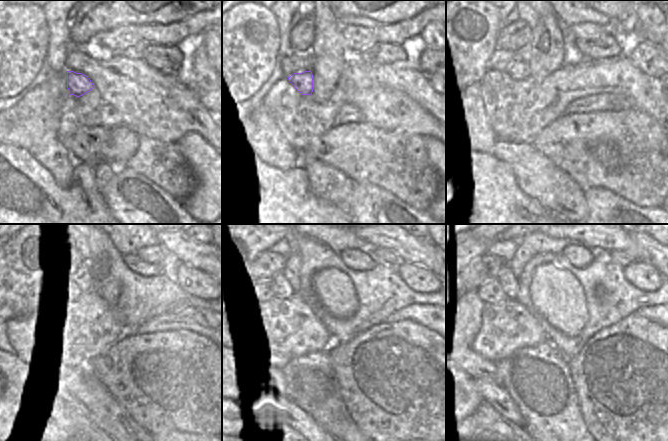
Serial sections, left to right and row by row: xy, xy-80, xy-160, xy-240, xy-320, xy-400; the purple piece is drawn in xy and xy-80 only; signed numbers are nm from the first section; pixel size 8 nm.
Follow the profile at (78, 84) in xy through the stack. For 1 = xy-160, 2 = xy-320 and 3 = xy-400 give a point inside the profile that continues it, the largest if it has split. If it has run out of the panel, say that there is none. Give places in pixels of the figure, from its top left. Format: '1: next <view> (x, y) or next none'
1: next xy-160 (518, 70)
2: next xy-320 (284, 288)
3: next xy-400 (507, 280)

